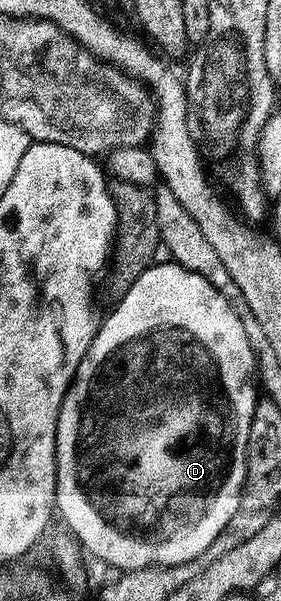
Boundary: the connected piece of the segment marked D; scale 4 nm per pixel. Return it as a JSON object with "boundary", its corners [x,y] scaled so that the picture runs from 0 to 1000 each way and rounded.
{"boundary":[[[594,436],[598,439],[544,438],[541,444],[520,448],[495,463],[477,469],[477,476],[463,476],[463,483],[448,483],[448,489],[423,494],[409,501],[413,514],[388,526],[374,524],[356,536],[356,546],[342,552],[335,569],[320,569],[320,582],[306,582],[306,589],[292,596],[292,602],[278,609],[270,626],[256,632],[242,654],[228,659],[228,667],[214,677],[206,689],[206,709],[199,710],[199,835],[192,840],[206,859],[228,864],[228,872],[246,887],[263,894],[274,905],[317,925],[345,925],[391,942],[423,948],[452,948],[459,945],[534,945],[544,942],[580,942],[591,938],[644,938],[648,935],[676,935],[676,928],[705,928],[705,922],[719,922],[719,915],[733,915],[747,908],[747,902],[762,902],[762,895],[776,895],[776,889],[819,869],[819,862],[858,850],[854,844],[854,817],[868,807],[868,750],[883,740],[883,715],[897,691],[918,671],[918,639],[904,631],[911,619],[907,587],[883,567],[879,556],[868,554],[872,534],[840,527],[840,519],[826,514],[829,507],[801,499],[769,481],[747,478],[737,466],[722,466],[701,453],[662,451],[644,439],[623,436]]]}

